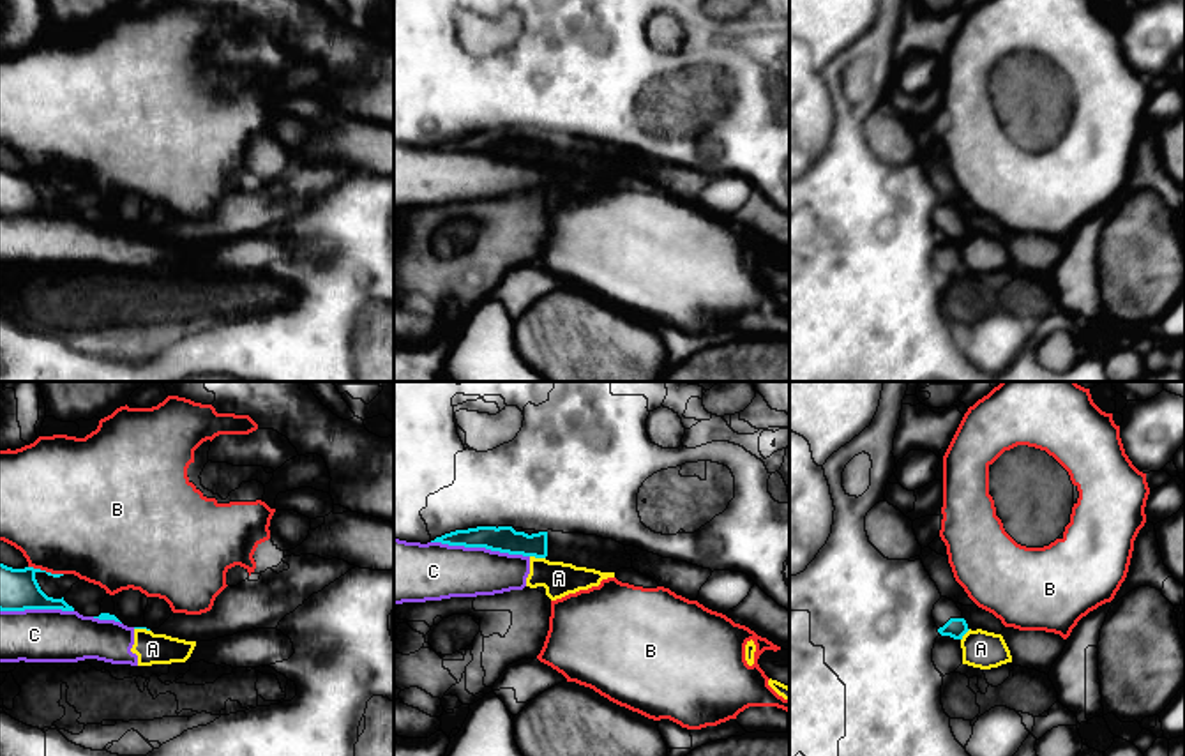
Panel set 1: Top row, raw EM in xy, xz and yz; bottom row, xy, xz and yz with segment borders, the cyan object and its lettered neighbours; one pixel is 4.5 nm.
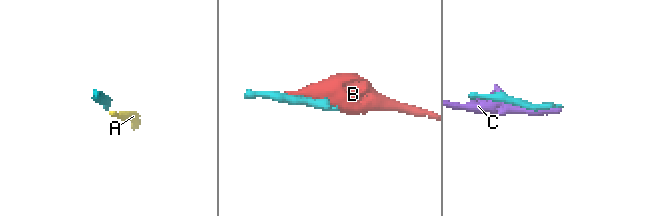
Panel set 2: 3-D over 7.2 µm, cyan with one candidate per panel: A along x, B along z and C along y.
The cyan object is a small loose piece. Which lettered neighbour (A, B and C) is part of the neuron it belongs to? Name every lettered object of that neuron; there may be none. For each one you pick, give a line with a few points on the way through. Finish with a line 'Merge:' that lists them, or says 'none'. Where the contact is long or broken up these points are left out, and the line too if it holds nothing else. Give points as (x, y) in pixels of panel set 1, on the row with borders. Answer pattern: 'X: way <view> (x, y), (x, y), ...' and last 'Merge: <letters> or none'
Merge: none

